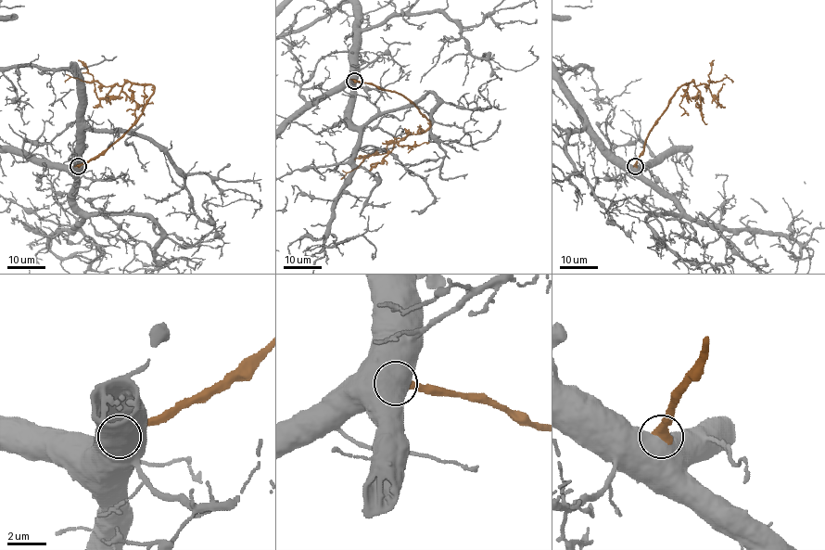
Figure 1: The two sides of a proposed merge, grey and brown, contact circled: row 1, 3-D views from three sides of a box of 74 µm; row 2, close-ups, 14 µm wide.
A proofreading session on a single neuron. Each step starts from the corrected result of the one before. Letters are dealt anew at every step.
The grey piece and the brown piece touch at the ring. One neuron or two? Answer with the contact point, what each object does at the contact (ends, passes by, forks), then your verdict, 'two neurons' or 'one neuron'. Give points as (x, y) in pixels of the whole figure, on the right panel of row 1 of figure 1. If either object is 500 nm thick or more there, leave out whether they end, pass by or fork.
place (635, 166); two neurons

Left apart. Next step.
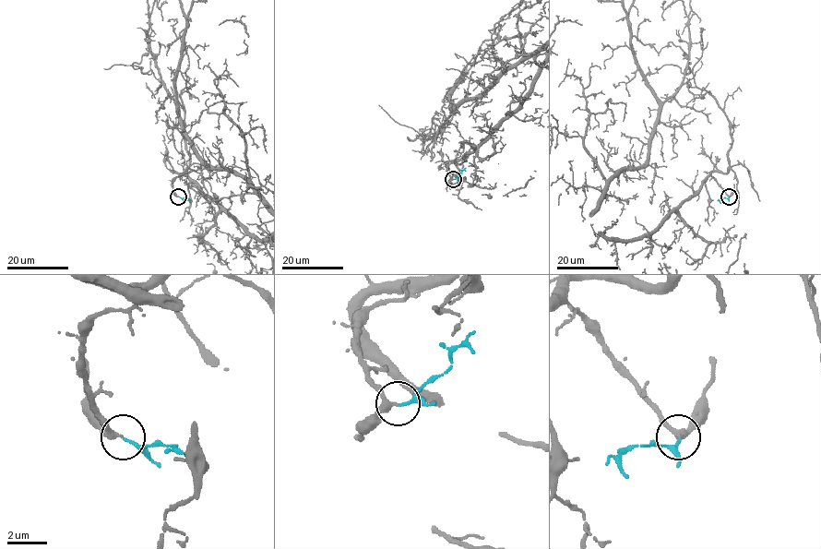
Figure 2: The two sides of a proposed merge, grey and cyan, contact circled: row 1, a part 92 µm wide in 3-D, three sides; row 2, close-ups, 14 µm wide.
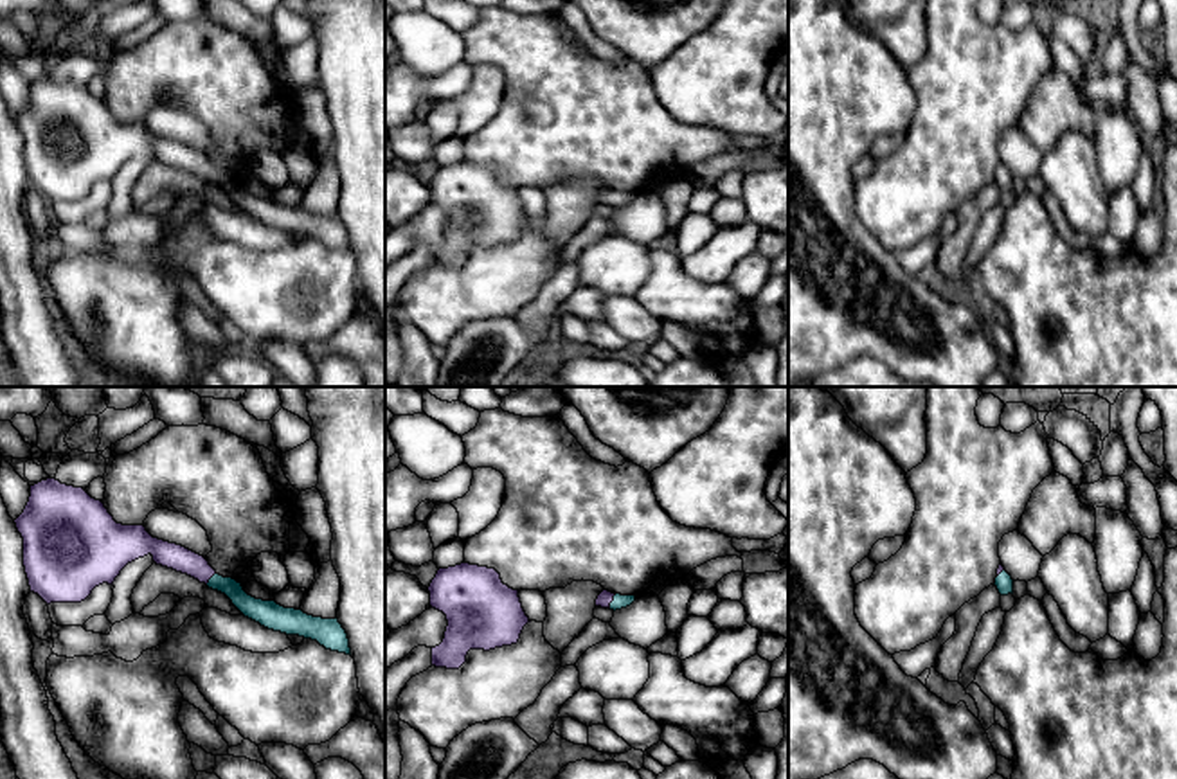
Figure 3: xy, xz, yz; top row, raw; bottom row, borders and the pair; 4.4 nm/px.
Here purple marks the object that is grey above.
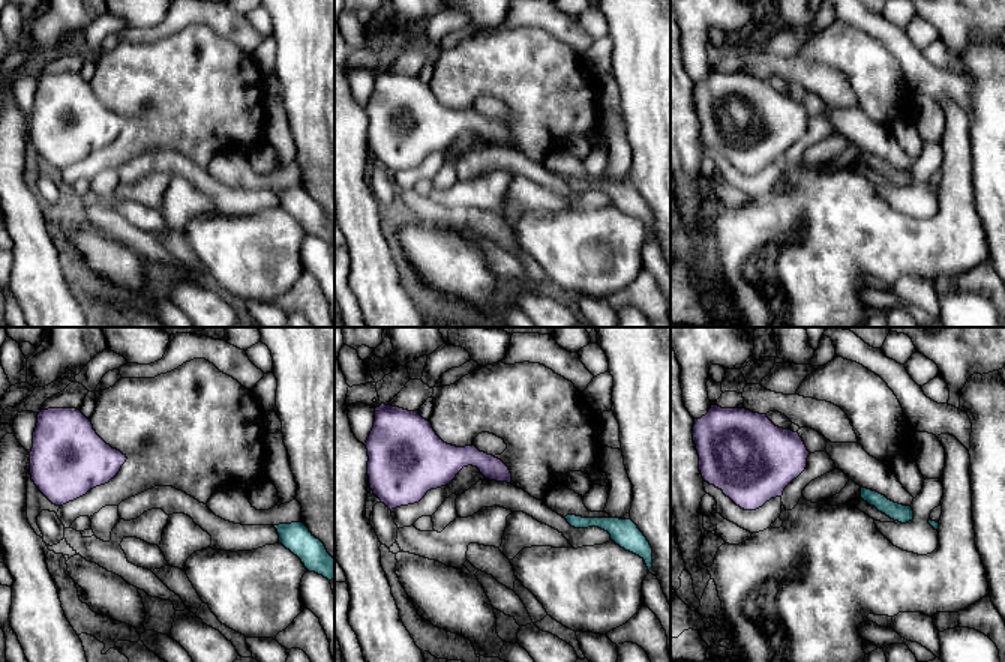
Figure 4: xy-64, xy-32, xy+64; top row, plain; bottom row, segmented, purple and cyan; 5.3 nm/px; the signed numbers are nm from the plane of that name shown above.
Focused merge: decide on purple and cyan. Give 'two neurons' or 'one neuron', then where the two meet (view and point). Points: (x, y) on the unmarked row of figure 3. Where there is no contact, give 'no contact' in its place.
one neuron | xz (612, 196)

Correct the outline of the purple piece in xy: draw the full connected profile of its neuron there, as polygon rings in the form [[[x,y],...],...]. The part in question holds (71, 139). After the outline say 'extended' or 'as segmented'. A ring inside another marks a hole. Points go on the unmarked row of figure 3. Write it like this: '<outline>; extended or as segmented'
[[[56,76],[31,83],[29,99],[14,121],[23,135],[23,164],[31,189],[47,201],[81,200],[95,184],[113,182],[128,160],[151,151],[157,162],[225,191],[245,214],[261,223],[351,252],[347,230],[337,214],[313,214],[248,193],[241,180],[220,173],[203,153],[153,135],[144,122],[117,121],[104,101],[83,85]]]; extended

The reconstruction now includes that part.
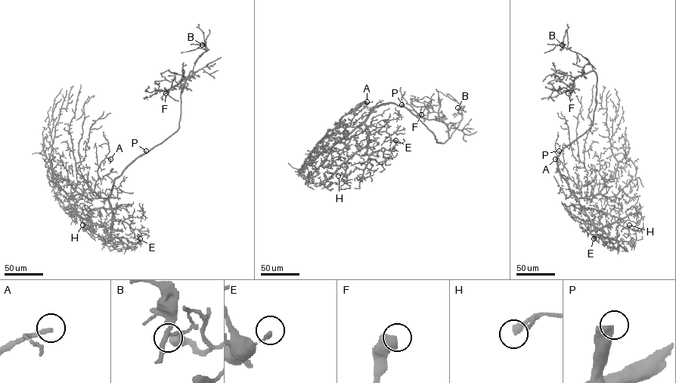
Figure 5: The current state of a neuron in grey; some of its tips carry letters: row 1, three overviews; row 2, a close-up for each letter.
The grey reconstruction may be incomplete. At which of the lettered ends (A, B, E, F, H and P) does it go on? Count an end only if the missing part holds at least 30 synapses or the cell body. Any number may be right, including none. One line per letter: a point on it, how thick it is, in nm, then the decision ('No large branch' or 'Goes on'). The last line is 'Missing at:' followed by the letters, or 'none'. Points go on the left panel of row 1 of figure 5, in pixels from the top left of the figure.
A: Place: (110, 159). Thickness 240 nm. Goes on
B: Place: (202, 45). Thickness 480 nm. Goes on
E: Place: (140, 238). Thickness 180 nm. No large branch
F: Place: (165, 93). Thickness 600 nm. No large branch
H: Place: (82, 225). Thickness 320 nm. No large branch
P: Place: (146, 151). Thickness 480 nm. Goes on
Missing at: A, B, P

